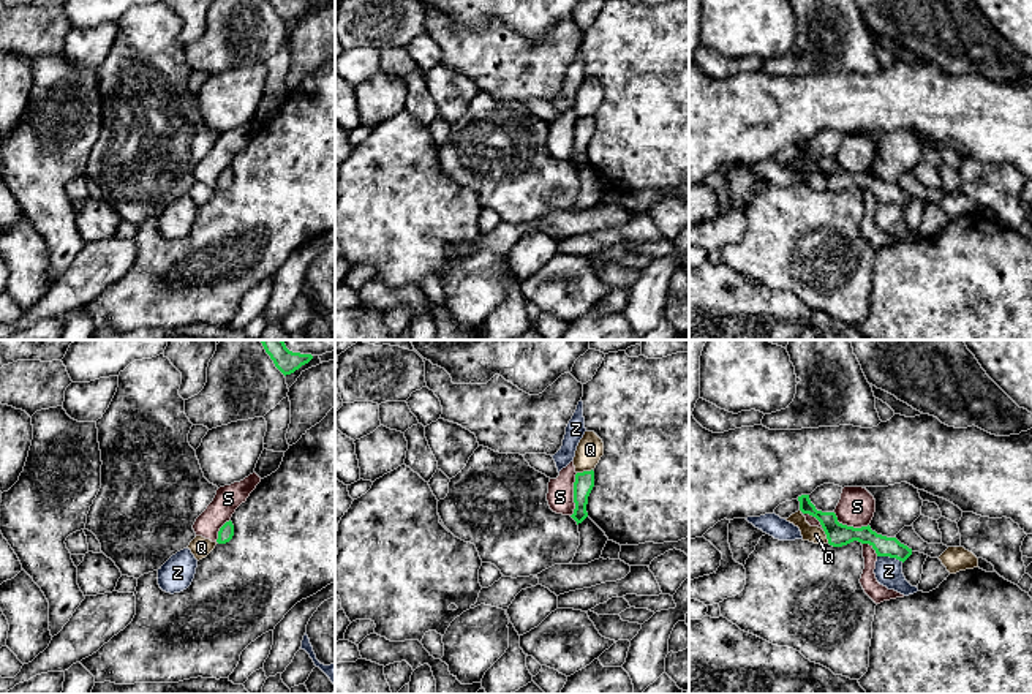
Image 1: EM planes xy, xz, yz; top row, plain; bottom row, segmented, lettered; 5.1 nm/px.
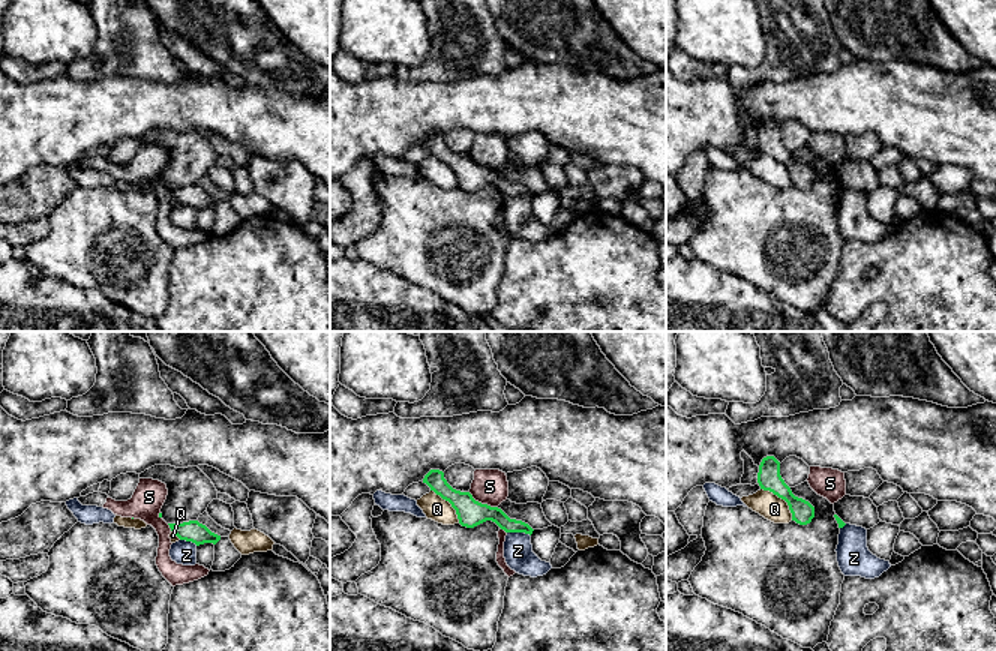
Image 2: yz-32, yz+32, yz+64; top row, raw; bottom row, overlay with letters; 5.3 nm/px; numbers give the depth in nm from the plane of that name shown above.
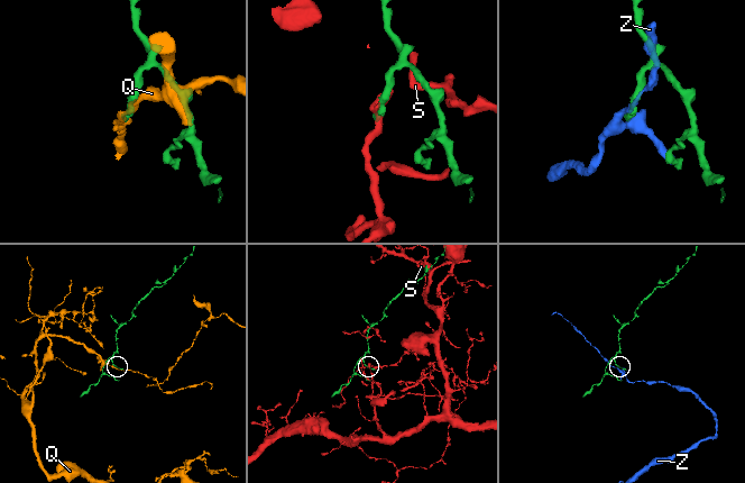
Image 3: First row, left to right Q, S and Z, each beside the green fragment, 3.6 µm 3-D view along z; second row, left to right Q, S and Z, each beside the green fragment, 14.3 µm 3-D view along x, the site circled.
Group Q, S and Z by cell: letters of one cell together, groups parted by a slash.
Q / S / Z

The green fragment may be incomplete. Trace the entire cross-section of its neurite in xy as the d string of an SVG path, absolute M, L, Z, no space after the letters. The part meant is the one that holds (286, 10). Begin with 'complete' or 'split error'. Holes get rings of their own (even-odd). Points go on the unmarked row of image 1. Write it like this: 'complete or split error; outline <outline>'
complete; outline M269 0L275 13L286 22L299 16L302 11L308 9L311 0Z

